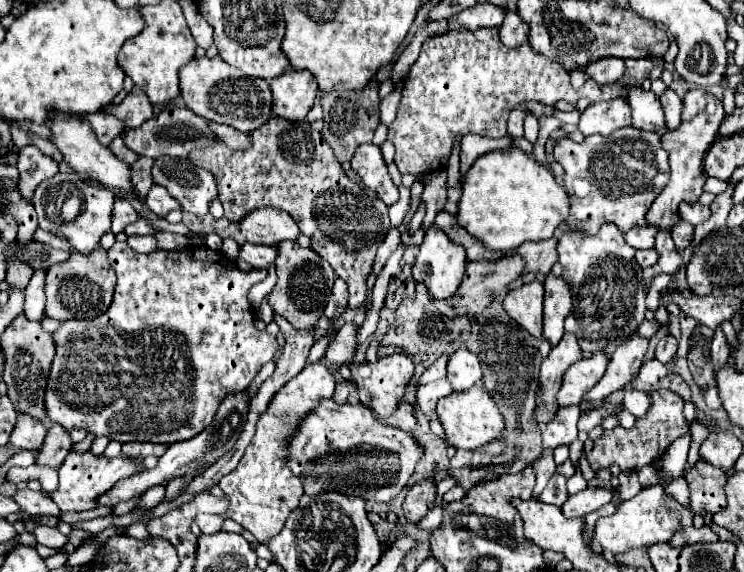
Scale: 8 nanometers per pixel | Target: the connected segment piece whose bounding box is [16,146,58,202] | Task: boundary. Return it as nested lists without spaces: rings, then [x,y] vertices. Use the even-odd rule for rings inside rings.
[[[26,146],[18,152],[16,168],[20,170],[16,188],[22,194],[22,198],[26,198],[26,202],[32,202],[34,190],[42,180],[46,180],[58,172],[58,164],[34,146]]]

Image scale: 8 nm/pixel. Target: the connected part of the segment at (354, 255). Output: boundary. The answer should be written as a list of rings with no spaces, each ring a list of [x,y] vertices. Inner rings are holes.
[[[276,116],[268,118],[258,130],[252,134],[254,146],[246,152],[234,152],[230,150],[222,140],[216,142],[216,146],[206,150],[192,152],[190,160],[196,166],[208,168],[216,176],[216,182],[220,184],[220,200],[224,206],[224,218],[230,222],[240,222],[246,212],[252,212],[254,208],[274,206],[286,210],[298,224],[300,232],[310,238],[312,250],[320,254],[320,258],[328,260],[342,280],[346,280],[350,290],[350,306],[358,308],[366,300],[366,278],[372,272],[374,256],[380,246],[380,240],[384,240],[384,232],[390,228],[388,220],[388,206],[382,200],[370,198],[364,188],[360,188],[356,182],[352,182],[340,162],[336,162],[330,146],[324,142],[322,134],[318,130],[312,130],[308,122],[288,122],[280,120]]]

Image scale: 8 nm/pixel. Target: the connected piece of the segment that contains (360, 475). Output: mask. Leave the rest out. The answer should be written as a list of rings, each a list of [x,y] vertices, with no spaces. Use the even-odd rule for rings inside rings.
[[[330,398],[322,400],[320,408],[304,420],[300,432],[292,438],[288,466],[304,482],[304,494],[308,496],[336,490],[388,502],[406,486],[422,454],[424,450],[408,432],[378,422],[370,408],[362,404],[340,406]]]

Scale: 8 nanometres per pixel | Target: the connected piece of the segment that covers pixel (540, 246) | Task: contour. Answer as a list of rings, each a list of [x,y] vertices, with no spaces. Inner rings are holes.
[[[540,240],[540,242],[524,242],[522,248],[518,248],[520,256],[524,256],[524,260],[528,260],[526,264],[526,272],[542,272],[548,274],[552,264],[554,264],[554,246],[548,246],[548,242]]]

